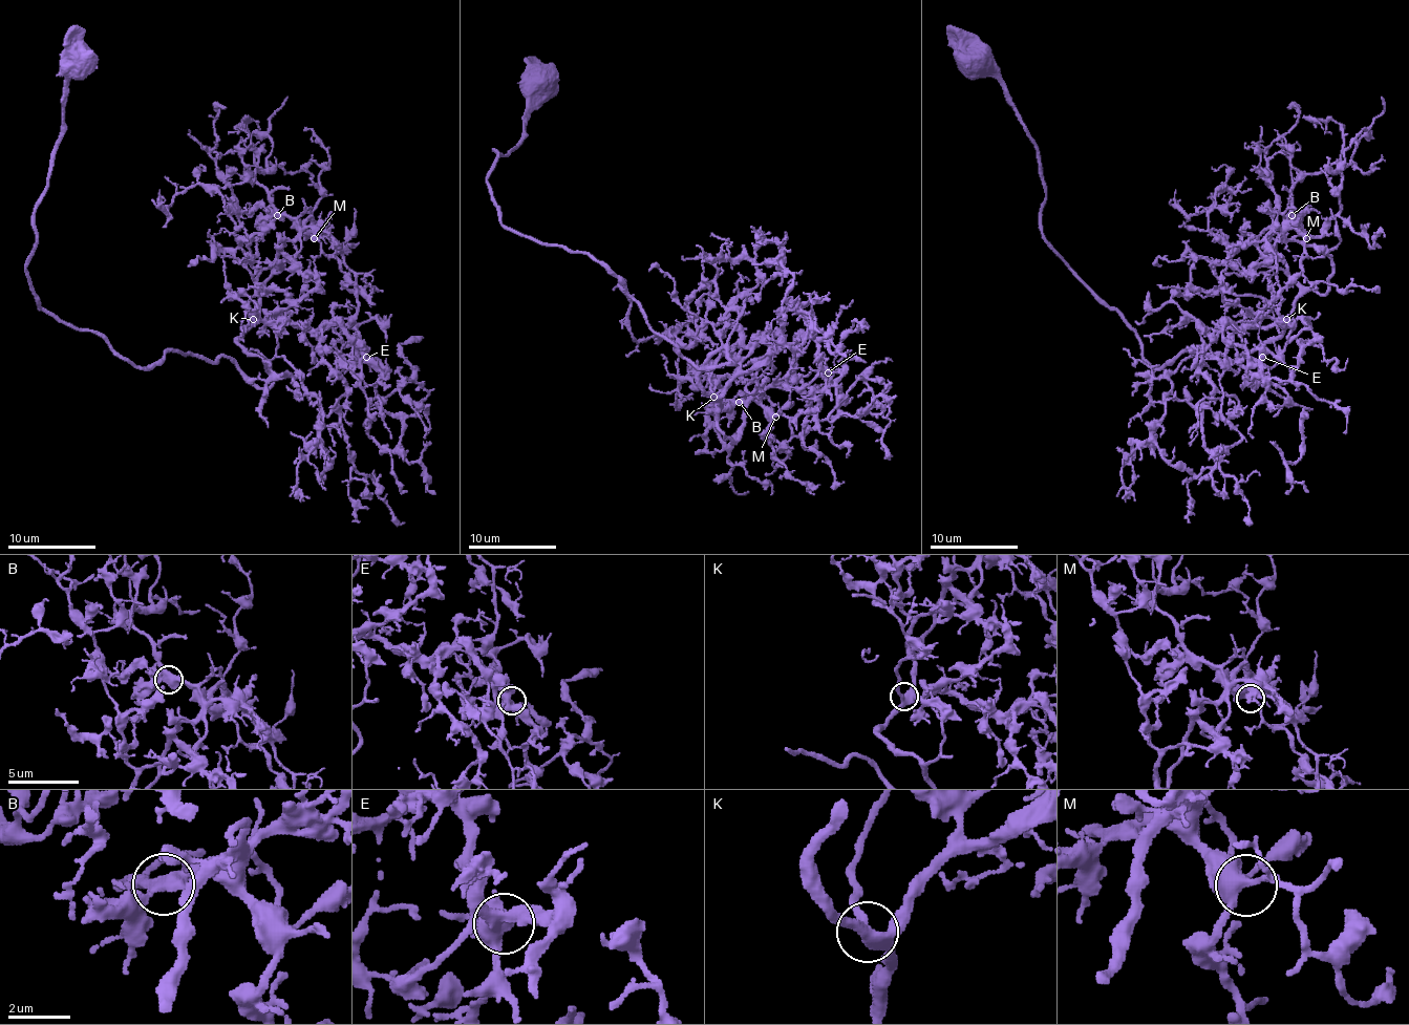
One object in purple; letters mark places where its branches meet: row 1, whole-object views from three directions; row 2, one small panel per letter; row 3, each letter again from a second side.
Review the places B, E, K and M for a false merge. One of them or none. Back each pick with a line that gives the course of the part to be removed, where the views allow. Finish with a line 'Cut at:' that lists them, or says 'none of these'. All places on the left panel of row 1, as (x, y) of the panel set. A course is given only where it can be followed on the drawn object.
Cut at: none of these

